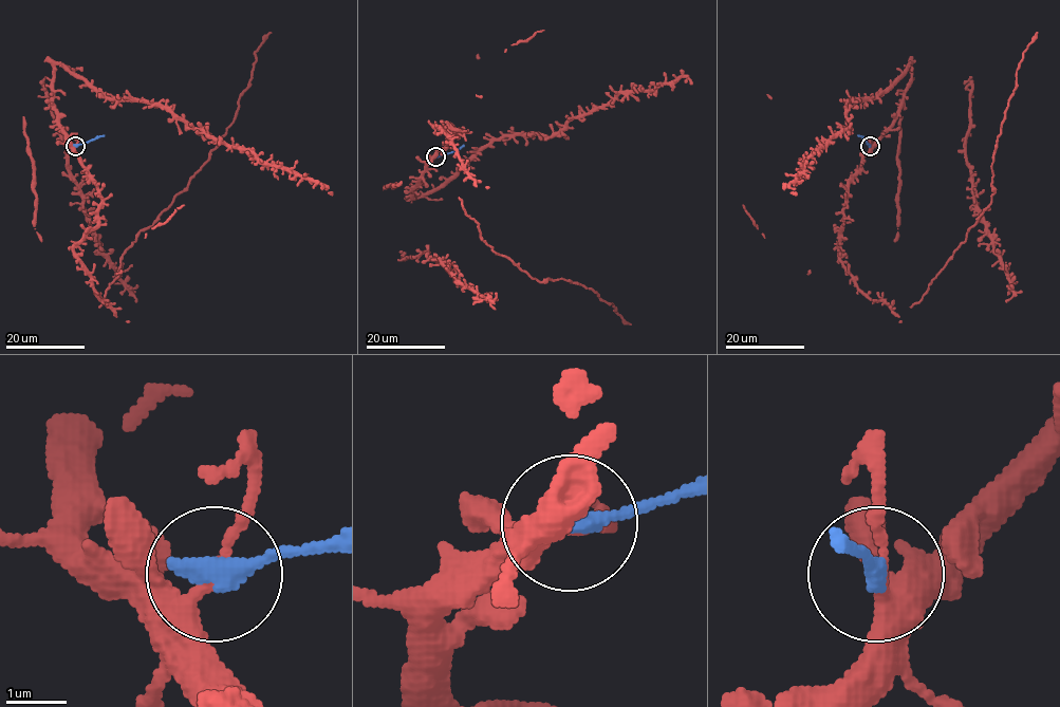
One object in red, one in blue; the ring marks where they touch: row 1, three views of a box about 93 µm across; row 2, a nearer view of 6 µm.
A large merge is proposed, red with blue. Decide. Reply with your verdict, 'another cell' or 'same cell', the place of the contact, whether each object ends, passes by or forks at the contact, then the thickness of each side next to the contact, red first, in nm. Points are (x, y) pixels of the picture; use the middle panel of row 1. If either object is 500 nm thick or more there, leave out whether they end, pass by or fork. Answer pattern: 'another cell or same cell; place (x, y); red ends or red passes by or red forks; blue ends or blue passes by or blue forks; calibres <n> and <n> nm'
another cell; place (435, 156); red passes by; blue ends; calibres 240 and 400 nm

